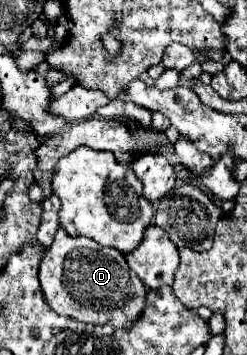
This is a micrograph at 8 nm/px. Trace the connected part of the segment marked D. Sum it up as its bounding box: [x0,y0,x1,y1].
[40,227,146,327]

